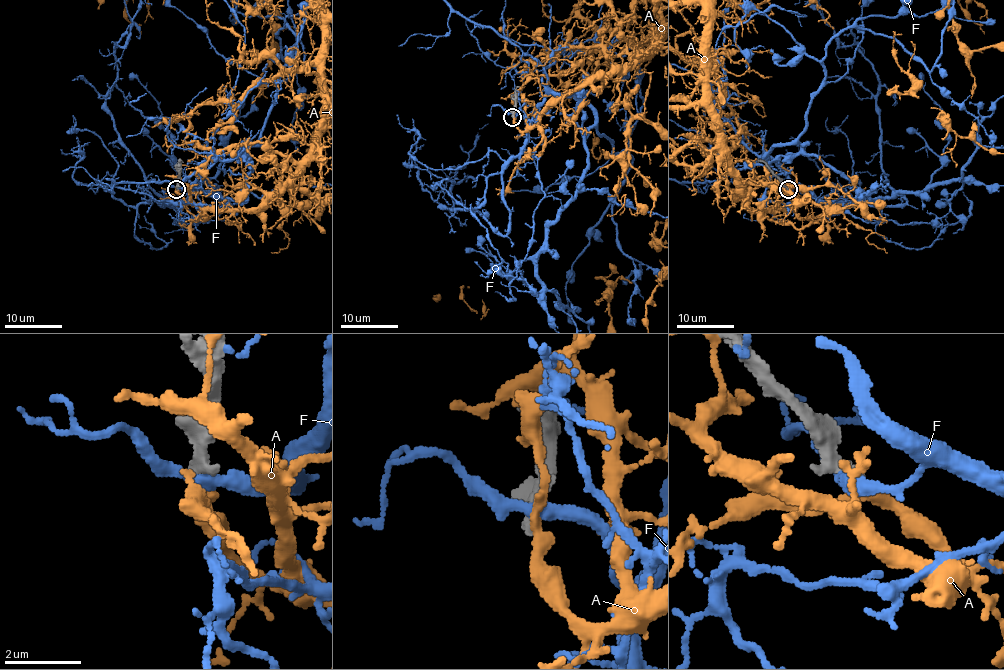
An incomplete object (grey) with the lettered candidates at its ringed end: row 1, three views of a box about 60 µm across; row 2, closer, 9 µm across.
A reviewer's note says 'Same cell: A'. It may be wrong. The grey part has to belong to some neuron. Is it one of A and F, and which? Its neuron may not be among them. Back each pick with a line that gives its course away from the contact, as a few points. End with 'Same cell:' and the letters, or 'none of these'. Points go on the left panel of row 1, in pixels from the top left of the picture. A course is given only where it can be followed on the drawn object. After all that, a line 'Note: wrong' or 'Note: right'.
Same cell: none of these
Note: wrong

